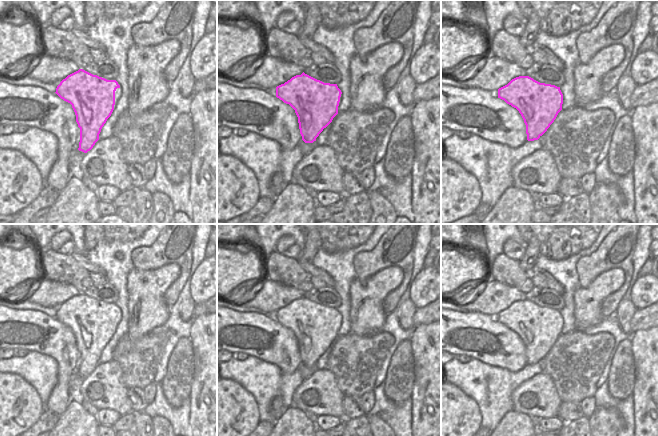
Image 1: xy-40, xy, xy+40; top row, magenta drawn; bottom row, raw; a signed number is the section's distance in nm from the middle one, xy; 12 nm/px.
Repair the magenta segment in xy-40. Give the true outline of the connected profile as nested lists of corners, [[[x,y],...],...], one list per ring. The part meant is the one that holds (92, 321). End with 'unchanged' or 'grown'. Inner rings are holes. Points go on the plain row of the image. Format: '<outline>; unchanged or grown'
[[[83,293],[68,299],[57,310],[55,317],[72,329],[75,340],[73,344],[68,344],[62,352],[53,355],[59,364],[59,376],[54,381],[54,386],[47,402],[47,408],[52,413],[61,415],[66,410],[71,375],[77,372],[79,375],[87,377],[99,364],[101,353],[114,334],[115,315],[117,312],[120,312],[120,309],[116,304],[107,304]]]; grown

